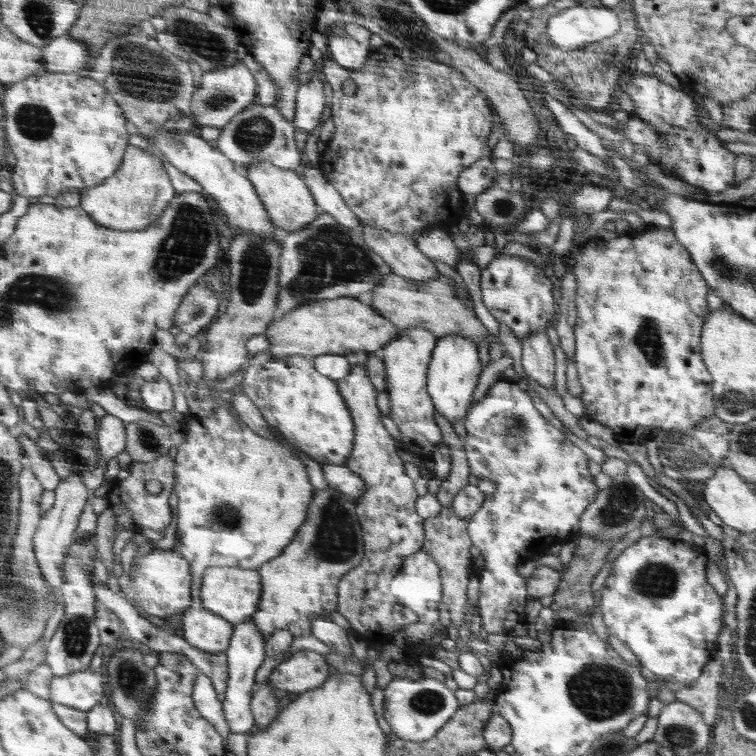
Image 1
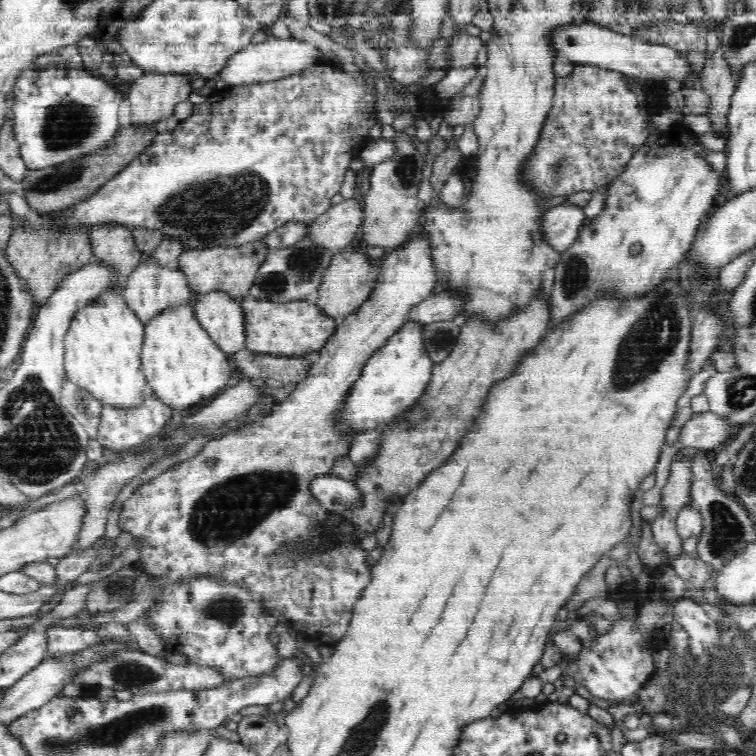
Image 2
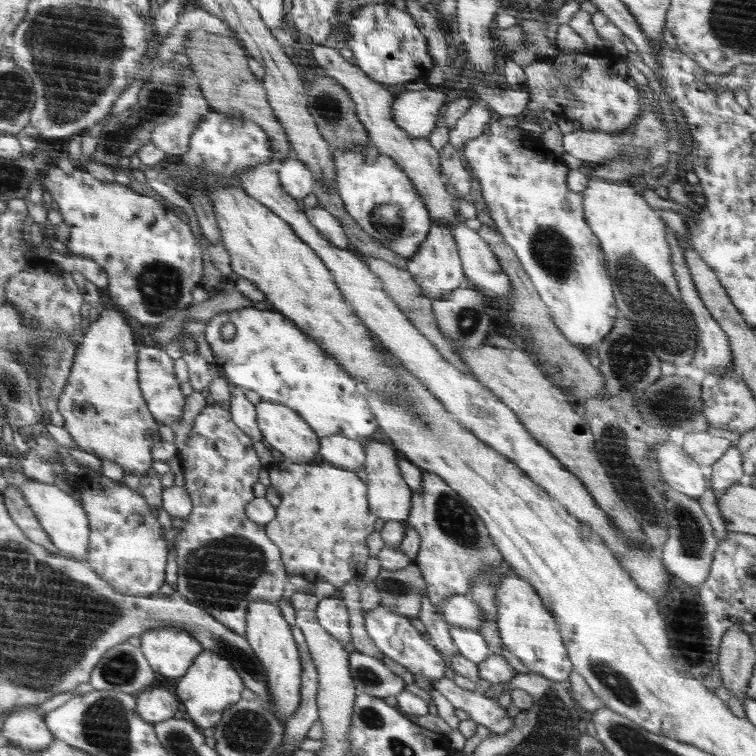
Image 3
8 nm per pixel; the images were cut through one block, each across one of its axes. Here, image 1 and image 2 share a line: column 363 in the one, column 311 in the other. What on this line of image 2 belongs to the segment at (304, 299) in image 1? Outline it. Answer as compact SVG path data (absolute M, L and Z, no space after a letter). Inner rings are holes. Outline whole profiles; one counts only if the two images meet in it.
M306 236L286 248L269 249L265 261L255 276L254 284L250 287L248 296L278 304L310 299L321 287L325 273L329 270L332 256L334 256L333 250L318 245L312 236Z

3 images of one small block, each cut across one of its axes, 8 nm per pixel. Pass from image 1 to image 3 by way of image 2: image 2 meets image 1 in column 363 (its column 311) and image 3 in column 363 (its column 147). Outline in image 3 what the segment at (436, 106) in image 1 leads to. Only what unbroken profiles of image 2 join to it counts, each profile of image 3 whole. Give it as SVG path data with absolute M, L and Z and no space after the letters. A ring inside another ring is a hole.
M334 148L336 188L349 216L382 245L407 259L417 254L432 230L425 201L404 169L376 148Z

